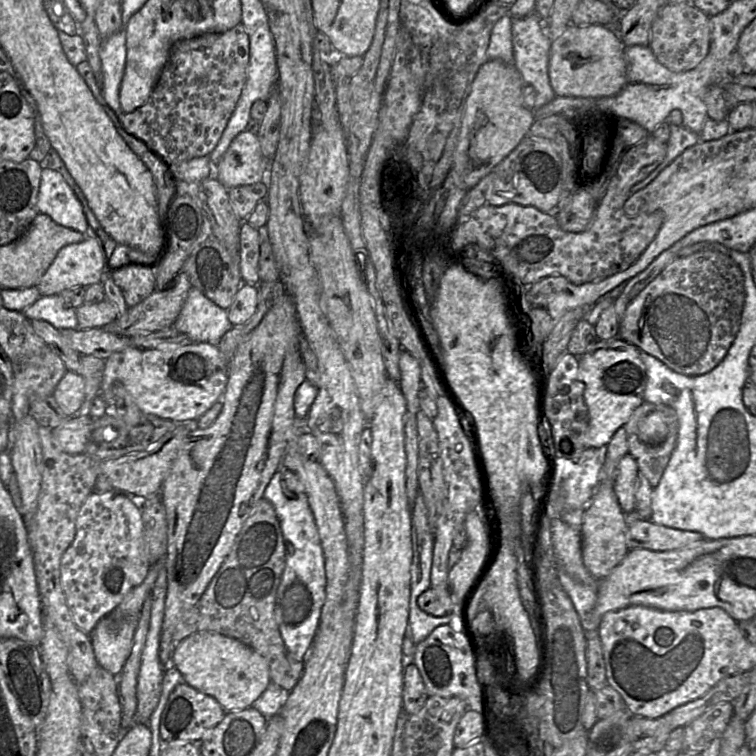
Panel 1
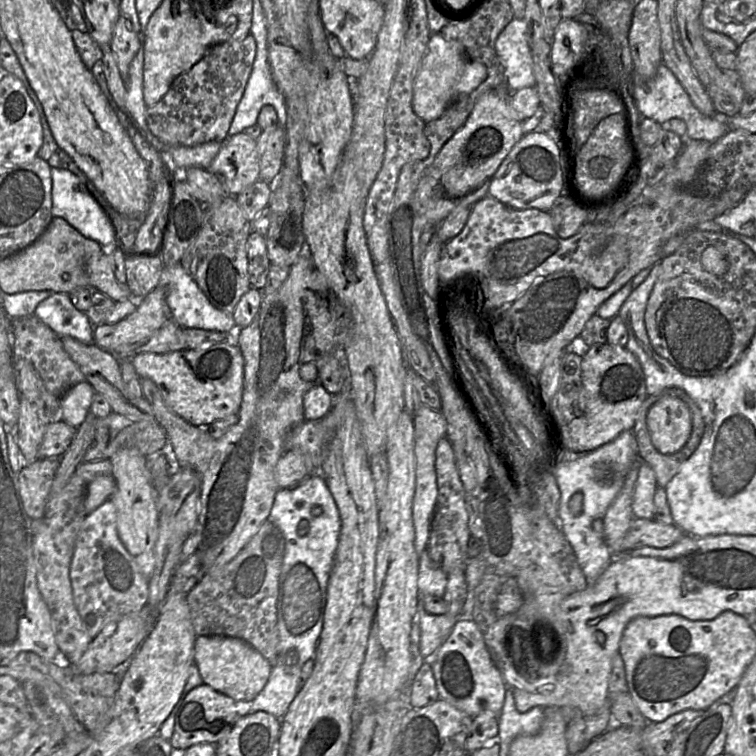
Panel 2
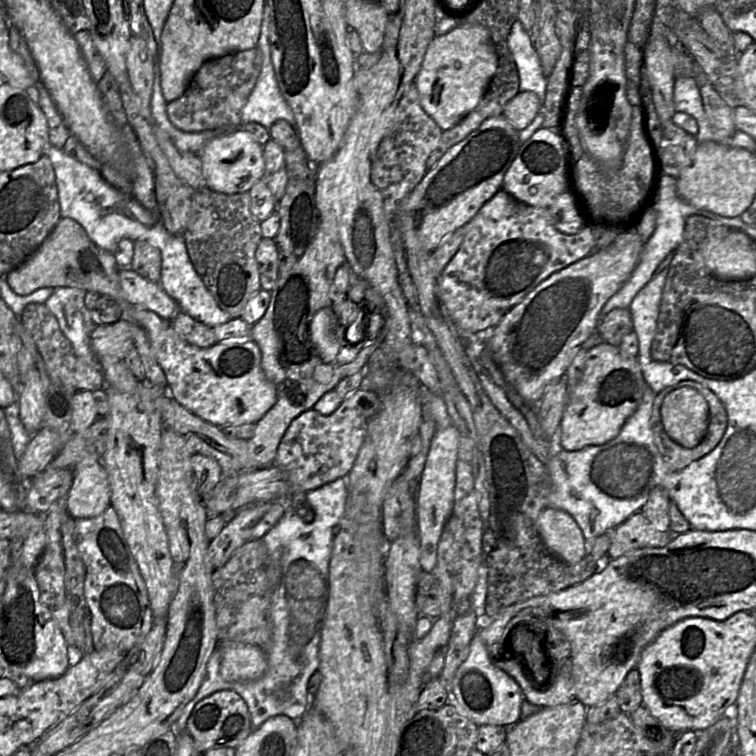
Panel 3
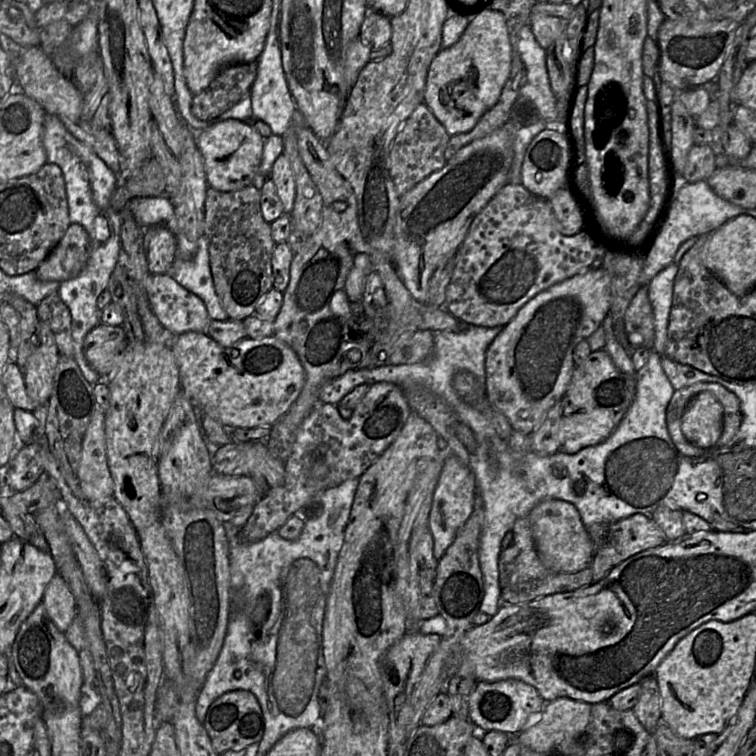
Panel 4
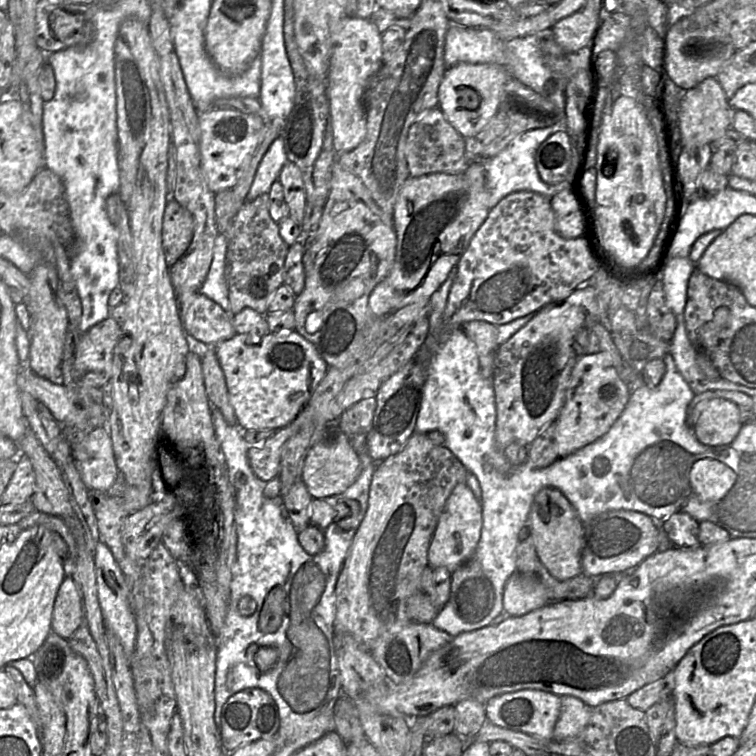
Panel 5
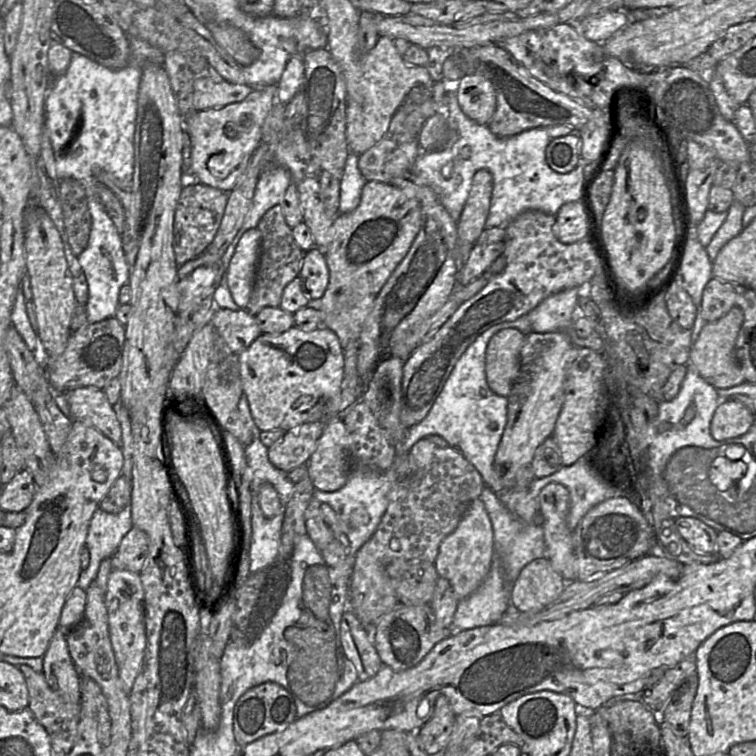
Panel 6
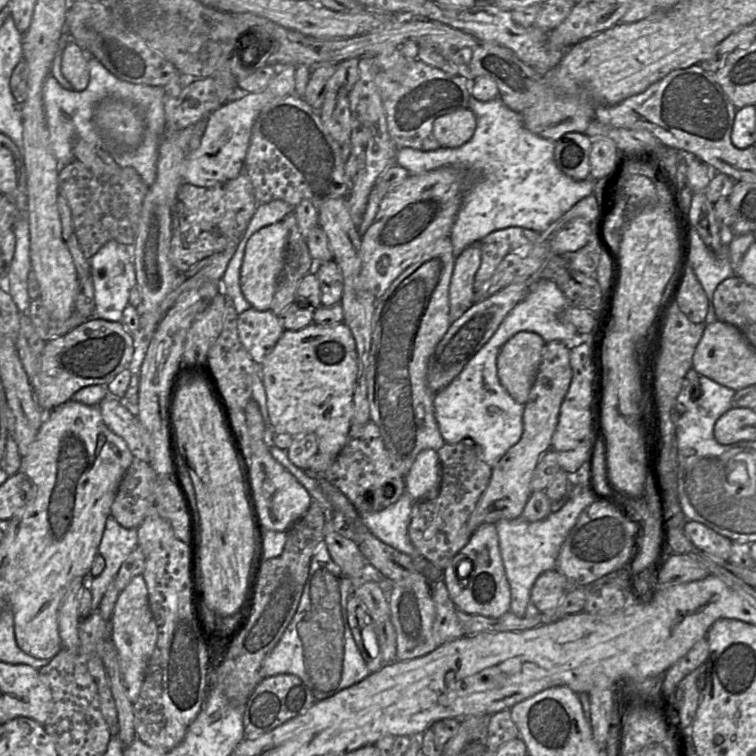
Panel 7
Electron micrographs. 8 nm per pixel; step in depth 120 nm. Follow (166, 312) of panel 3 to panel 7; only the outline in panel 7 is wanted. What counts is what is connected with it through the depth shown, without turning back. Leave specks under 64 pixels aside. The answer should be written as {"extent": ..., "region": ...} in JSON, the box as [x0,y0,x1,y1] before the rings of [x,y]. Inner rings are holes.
{"extent":[238,308,285,364],"region":[[[250,308],[238,314],[238,336],[252,359],[261,364],[273,350],[285,329],[271,310]]]}

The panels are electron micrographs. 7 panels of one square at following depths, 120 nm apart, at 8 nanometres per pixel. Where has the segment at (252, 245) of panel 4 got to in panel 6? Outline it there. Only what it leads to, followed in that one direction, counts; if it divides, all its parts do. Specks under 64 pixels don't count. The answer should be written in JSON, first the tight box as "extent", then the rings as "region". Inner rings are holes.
{"extent":[245,205,306,315],"region":[[[280,205],[273,206],[263,215],[257,229],[261,232],[260,252],[250,299],[245,307],[252,315],[264,308],[280,305],[283,290],[299,275],[306,253],[295,242],[292,228],[286,223]]]}

